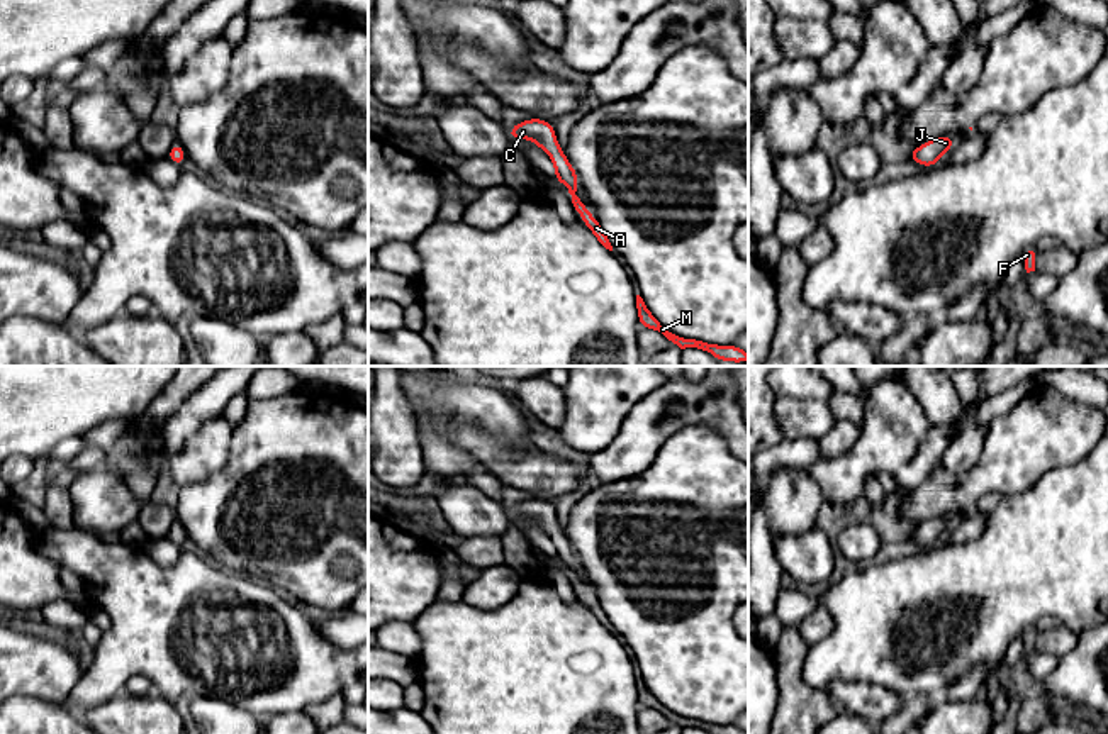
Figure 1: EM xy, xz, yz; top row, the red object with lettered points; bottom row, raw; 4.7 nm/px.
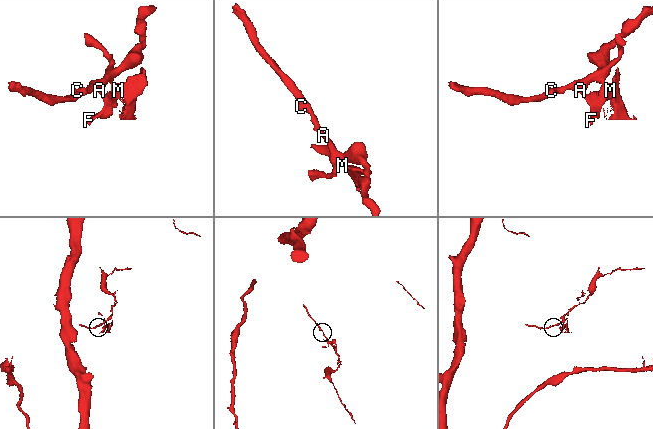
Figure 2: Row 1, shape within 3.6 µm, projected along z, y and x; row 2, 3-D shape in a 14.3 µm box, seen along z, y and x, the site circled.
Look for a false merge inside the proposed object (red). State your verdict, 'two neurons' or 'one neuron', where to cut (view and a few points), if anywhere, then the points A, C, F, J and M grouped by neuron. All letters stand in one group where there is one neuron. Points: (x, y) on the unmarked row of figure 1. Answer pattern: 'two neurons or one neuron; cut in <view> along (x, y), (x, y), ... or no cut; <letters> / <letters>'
one neuron; no cut; A C F J M

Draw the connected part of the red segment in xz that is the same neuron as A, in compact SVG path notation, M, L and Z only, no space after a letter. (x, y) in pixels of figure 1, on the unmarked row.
M538 497L523 500L514 507L507 509L507 515L511 520L514 519L529 519L536 525L540 525L555 544L555 559L568 566L568 573L572 575L572 583L580 595L580 600L587 605L587 609L596 615L596 619L609 631L613 626L601 607L599 600L587 590L587 587L575 575L579 564L579 554L572 548L570 541L563 534L563 527L557 522L557 514L550 500L541 500Z

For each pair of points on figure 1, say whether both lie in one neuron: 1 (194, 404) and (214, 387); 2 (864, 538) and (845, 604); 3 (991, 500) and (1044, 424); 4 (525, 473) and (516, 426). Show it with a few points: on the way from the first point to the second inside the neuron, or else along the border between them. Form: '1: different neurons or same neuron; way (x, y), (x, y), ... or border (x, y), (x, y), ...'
1: same neuron; way (199, 402), (209, 392)
2: different neurons; border (872, 560), (857, 567)
3: different neurons; border (1001, 494), (983, 494), (971, 506)
4: different neurons; border (486, 433), (513, 451), (523, 451), (531, 446)

